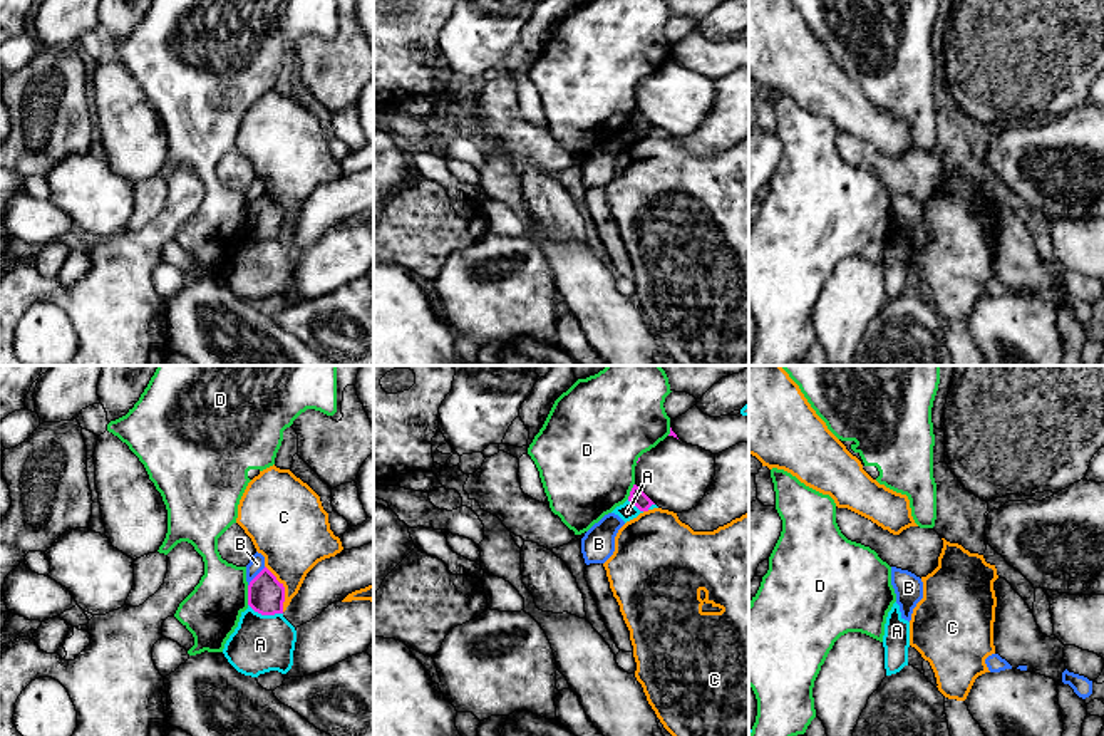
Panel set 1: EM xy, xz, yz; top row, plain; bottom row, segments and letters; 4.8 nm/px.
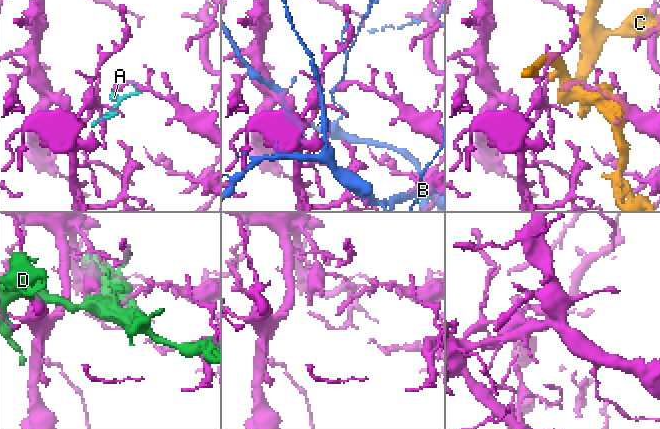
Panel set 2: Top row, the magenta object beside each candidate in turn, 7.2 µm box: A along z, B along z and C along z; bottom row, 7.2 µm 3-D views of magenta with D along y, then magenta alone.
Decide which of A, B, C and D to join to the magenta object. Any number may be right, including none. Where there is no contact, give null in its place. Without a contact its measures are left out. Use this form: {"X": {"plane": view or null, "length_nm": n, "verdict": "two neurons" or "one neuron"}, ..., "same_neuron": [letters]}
{"A": {"plane": "xy", "length_nm": 180, "verdict": "two neurons"}, "B": {"plane": "xy", "length_nm": 130, "verdict": "two neurons"}, "C": {"plane": "xy", "length_nm": 240, "verdict": "two neurons"}, "D": {"plane": "xy", "length_nm": 100, "verdict": "two neurons"}, "same_neuron": []}

